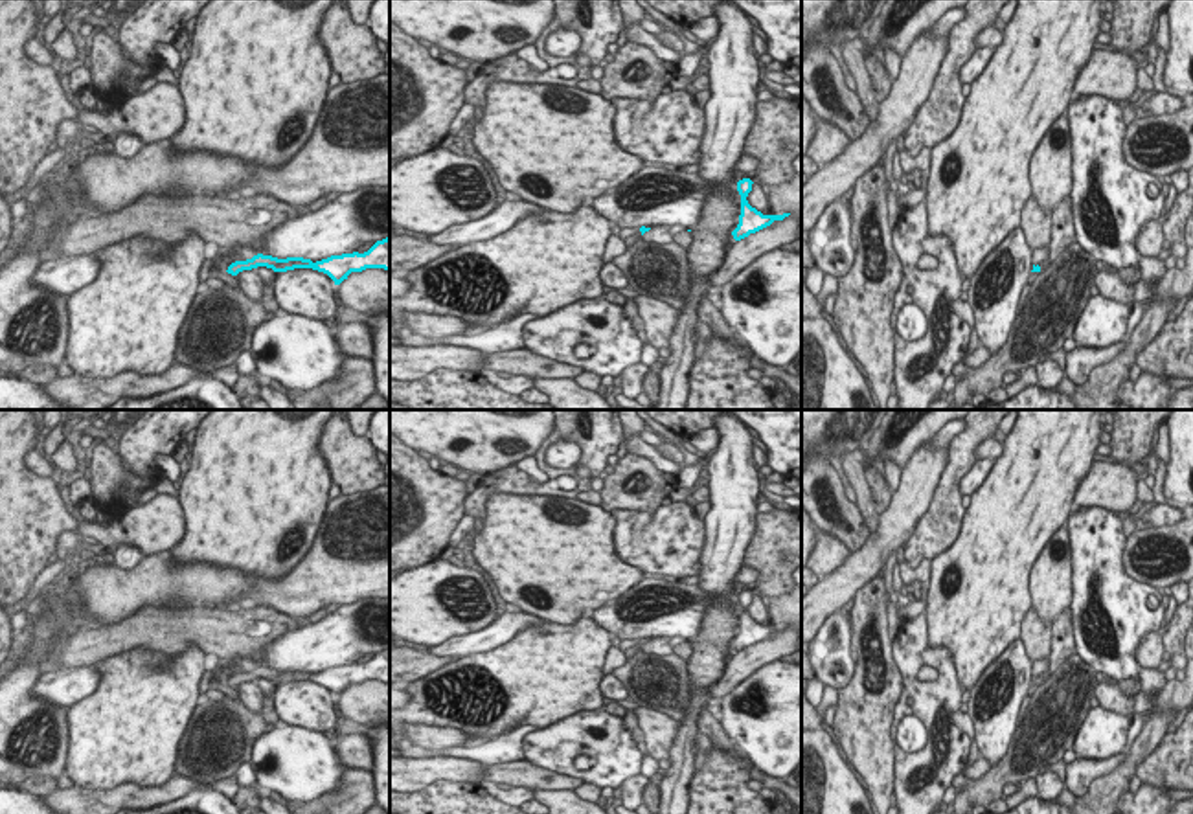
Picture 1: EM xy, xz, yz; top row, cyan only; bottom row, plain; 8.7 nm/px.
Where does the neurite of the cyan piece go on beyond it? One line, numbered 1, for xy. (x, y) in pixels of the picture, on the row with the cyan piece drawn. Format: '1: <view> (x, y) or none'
1: none

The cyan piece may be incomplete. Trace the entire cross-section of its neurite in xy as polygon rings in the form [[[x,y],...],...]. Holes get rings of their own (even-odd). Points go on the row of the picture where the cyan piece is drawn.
[[[390,237],[377,241],[368,252],[331,255],[327,259],[312,263],[303,257],[278,259],[272,255],[257,254],[246,261],[235,261],[228,266],[228,274],[237,276],[243,270],[252,270],[257,266],[272,268],[274,272],[287,272],[294,268],[312,268],[327,274],[335,285],[340,285],[351,272],[362,272],[366,268],[384,268],[390,272]]]

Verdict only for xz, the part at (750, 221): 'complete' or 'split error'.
complete

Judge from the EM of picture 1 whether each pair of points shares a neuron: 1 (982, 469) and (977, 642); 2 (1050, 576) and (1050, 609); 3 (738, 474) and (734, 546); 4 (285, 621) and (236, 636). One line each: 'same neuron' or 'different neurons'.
1: different neurons
2: same neuron
3: same neuron
4: same neuron

